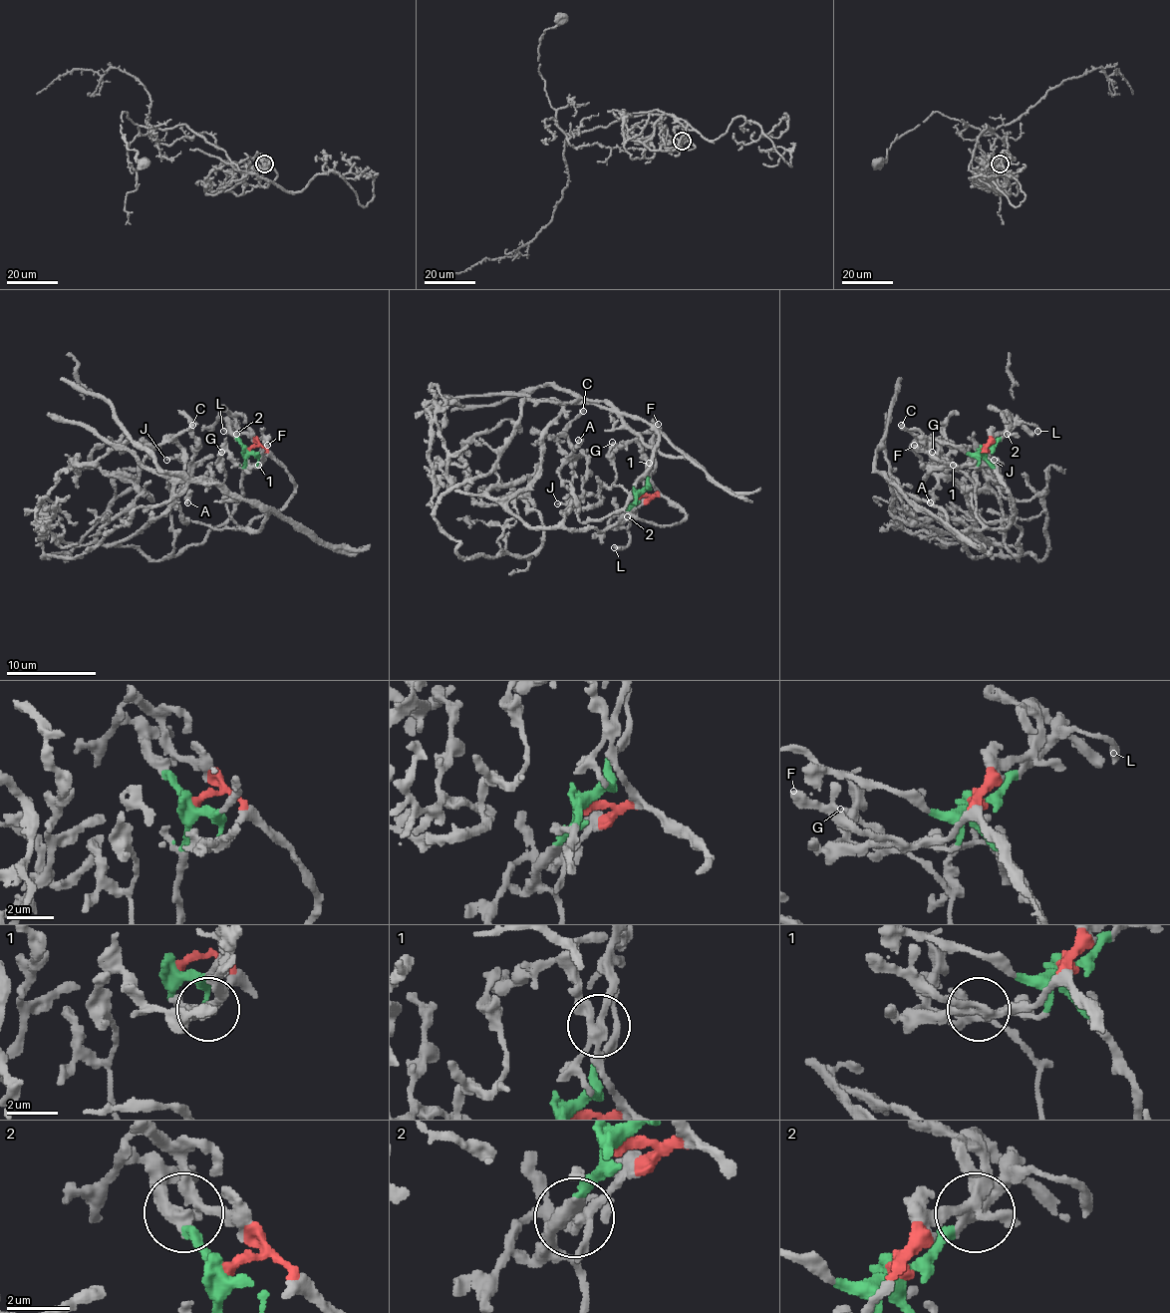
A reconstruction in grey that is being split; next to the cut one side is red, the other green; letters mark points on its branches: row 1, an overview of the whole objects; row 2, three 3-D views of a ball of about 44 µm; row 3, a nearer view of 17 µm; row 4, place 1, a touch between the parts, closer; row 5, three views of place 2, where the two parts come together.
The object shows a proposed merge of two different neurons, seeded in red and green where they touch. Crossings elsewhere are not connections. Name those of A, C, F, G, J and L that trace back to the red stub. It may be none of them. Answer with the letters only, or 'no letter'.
A, C, F, G, J

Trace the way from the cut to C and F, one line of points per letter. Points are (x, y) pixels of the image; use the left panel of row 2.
C: (247, 449), (285, 470), (288, 501), (242, 528), (186, 521), (170, 483), (183, 452), (168, 438), (193, 424)
F: (247, 449), (263, 447), (265, 458), (258, 465), (267, 445)

